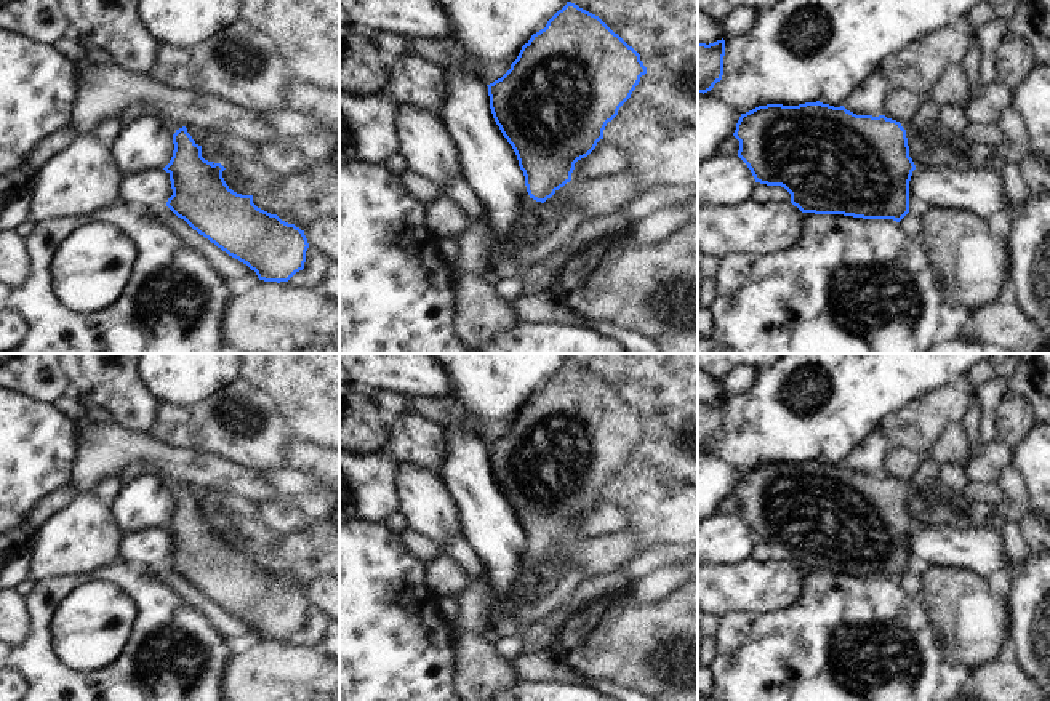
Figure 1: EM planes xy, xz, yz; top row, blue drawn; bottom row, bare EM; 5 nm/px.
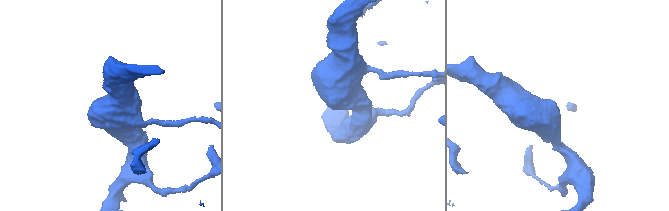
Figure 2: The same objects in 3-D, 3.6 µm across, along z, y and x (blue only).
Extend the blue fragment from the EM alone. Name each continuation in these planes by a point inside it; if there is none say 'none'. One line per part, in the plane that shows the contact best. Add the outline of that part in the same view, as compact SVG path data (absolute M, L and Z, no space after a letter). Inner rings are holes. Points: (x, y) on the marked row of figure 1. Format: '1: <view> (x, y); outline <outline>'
1: xz (527, 204); outline M528 192L523 195L522 203L520 203L520 211L528 213L533 208L536 208L541 202L533 200Z

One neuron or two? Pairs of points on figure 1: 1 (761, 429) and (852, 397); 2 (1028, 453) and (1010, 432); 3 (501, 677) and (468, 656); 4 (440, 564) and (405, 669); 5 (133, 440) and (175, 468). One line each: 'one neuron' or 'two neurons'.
1: one neuron
2: two neurons
3: one neuron
4: two neurons
5: one neuron

